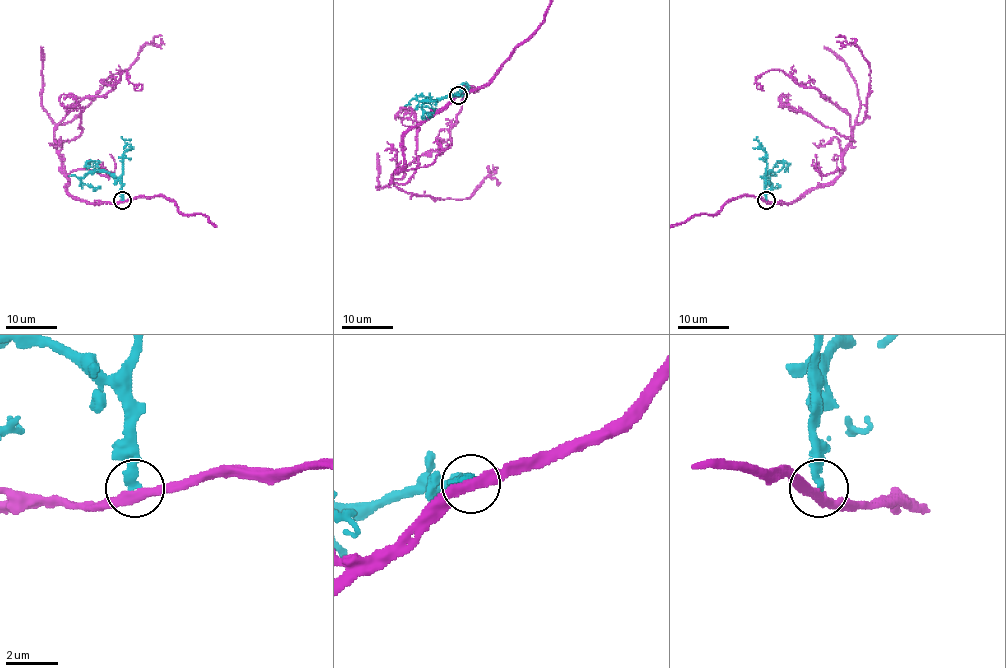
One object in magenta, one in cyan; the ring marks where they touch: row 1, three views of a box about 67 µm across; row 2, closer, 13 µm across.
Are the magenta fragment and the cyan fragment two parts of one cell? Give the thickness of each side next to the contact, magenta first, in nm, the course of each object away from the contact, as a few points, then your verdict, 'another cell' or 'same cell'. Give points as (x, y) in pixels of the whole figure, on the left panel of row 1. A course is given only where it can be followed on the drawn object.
calibres 360 and 340 nm; course cyan (122, 200), (121, 183), (105, 172), (93, 171), (81, 180), (100, 188); another cell

